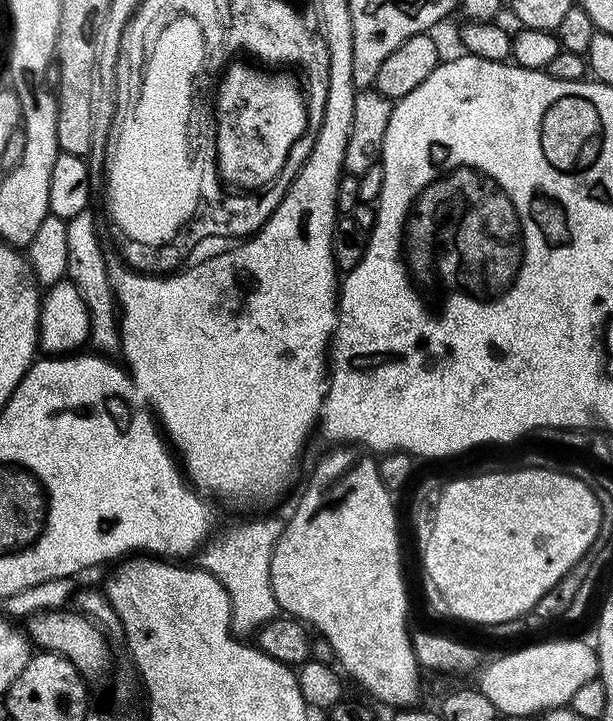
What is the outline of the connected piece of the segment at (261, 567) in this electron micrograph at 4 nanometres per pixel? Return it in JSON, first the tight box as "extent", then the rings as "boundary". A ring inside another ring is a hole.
{"extent":[199,520,284,634],"boundary":[[[252,520],[229,532],[213,535],[199,549],[199,567],[214,574],[226,590],[232,607],[232,631],[254,634],[266,622],[278,615],[274,590],[270,586],[270,558],[284,529],[284,520]]]}

